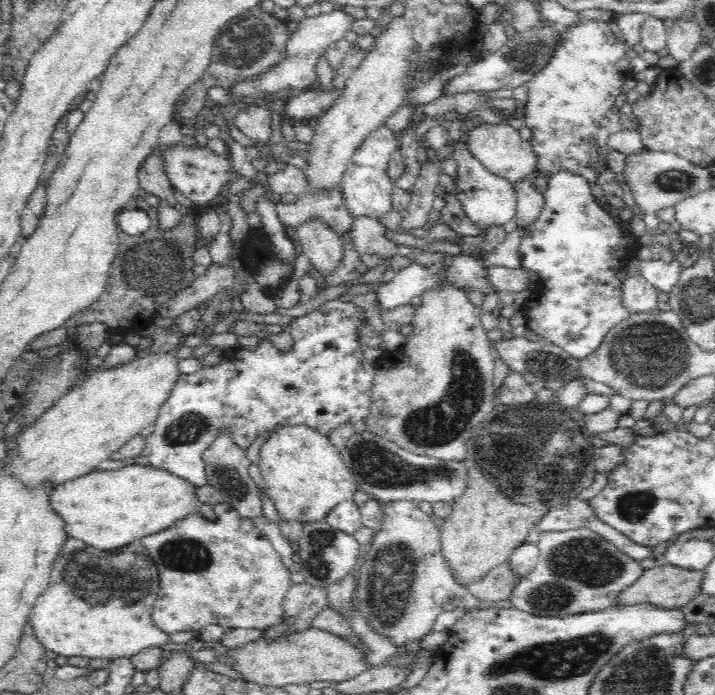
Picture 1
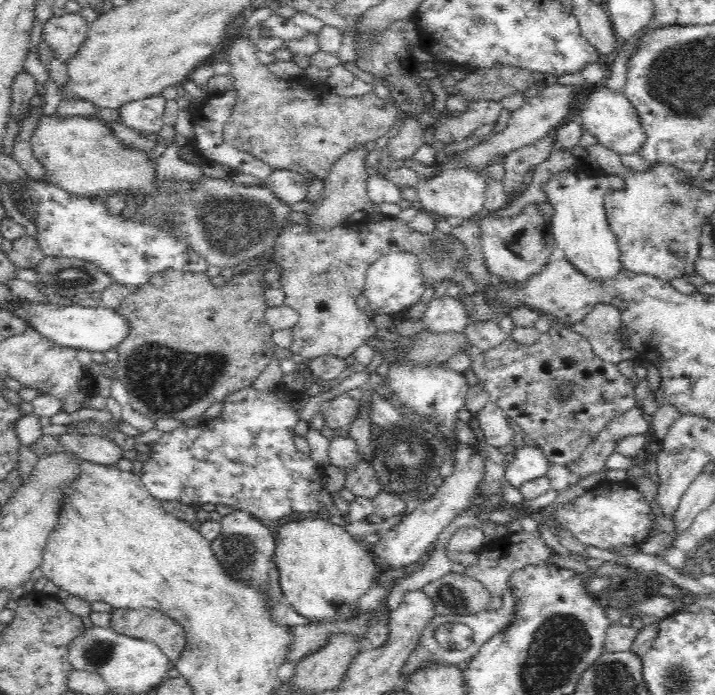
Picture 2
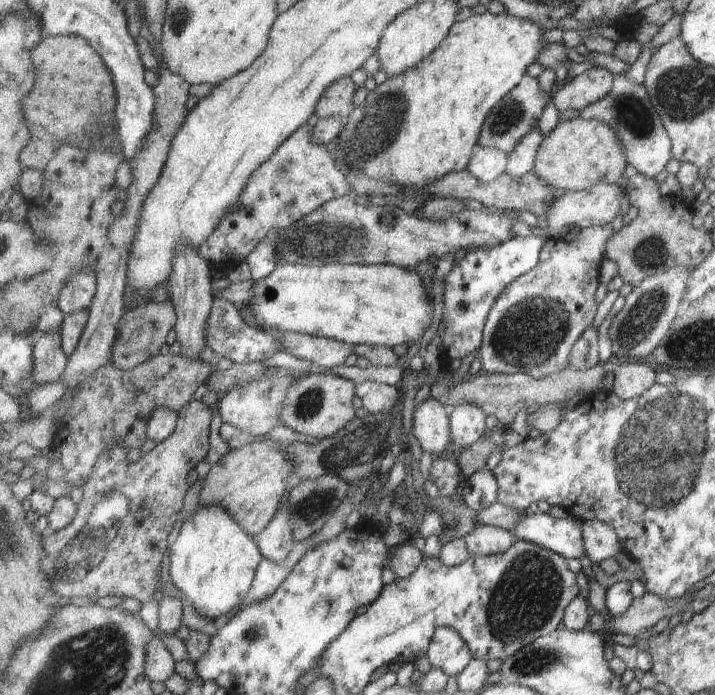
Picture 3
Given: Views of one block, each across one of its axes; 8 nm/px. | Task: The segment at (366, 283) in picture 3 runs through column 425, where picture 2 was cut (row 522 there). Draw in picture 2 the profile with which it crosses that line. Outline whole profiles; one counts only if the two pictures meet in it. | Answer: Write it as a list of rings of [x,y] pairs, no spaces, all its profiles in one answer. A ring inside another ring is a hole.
[[[304,518],[278,528],[272,561],[280,573],[283,601],[308,619],[327,620],[348,615],[375,580],[375,559],[344,526],[328,519]]]

